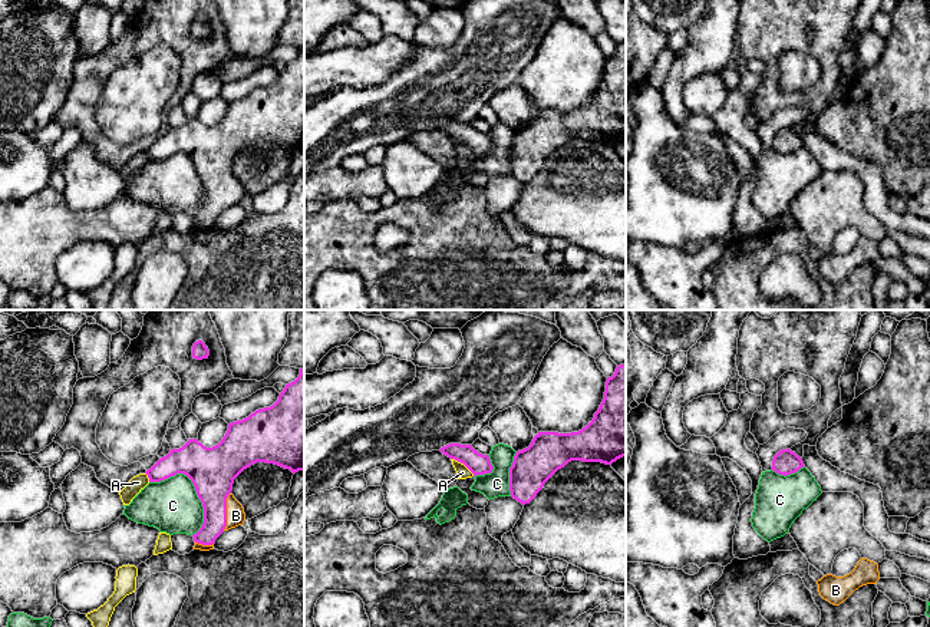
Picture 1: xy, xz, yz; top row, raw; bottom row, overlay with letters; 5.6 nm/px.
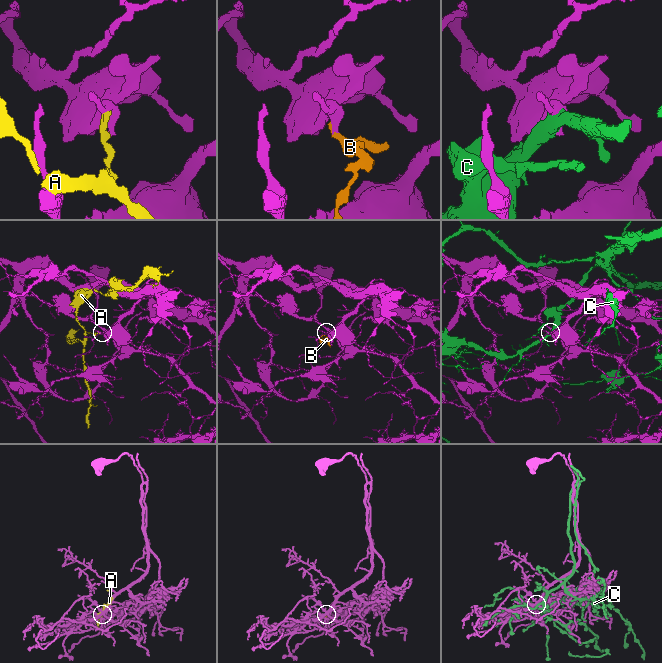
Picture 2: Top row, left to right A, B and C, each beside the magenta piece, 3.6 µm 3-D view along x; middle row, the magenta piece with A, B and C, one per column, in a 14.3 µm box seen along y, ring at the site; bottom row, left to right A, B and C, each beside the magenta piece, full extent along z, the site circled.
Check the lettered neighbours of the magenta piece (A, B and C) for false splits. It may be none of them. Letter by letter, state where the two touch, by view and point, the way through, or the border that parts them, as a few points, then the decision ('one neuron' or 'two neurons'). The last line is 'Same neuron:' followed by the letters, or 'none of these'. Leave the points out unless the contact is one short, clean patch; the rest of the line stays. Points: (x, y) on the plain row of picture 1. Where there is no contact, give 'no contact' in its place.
A: contact xz (462, 141); two neurons
B: contact xy (226, 190); way xy (213, 149), (214, 171), (226, 190), (236, 194); one neuron
C: contact xy (195, 167); two neurons
Same neuron: B

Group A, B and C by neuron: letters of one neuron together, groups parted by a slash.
A / B / C

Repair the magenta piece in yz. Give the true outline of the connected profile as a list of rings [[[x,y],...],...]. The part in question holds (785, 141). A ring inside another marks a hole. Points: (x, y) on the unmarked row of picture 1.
[[[791,128],[779,129],[772,139],[772,149],[784,155],[795,152],[804,145],[802,136]]]

